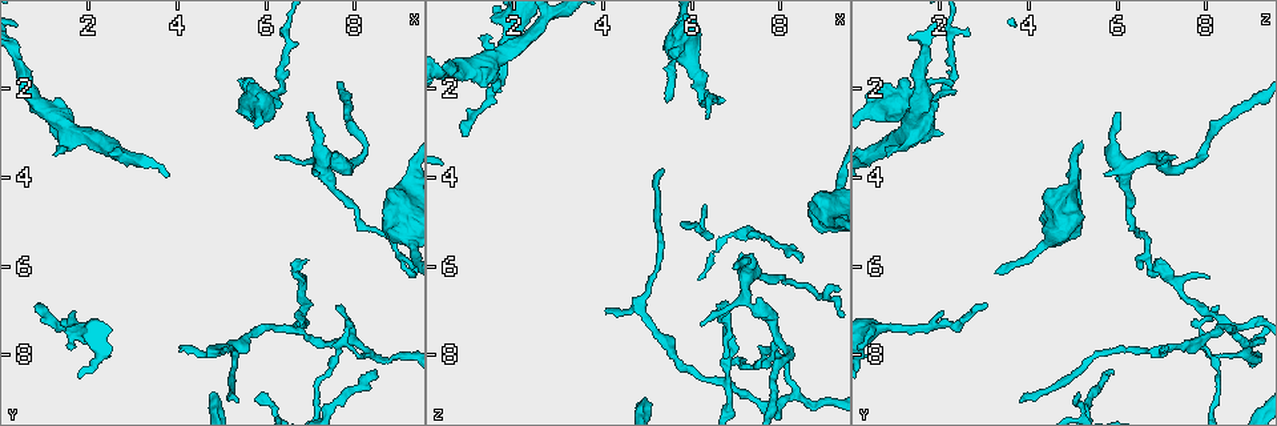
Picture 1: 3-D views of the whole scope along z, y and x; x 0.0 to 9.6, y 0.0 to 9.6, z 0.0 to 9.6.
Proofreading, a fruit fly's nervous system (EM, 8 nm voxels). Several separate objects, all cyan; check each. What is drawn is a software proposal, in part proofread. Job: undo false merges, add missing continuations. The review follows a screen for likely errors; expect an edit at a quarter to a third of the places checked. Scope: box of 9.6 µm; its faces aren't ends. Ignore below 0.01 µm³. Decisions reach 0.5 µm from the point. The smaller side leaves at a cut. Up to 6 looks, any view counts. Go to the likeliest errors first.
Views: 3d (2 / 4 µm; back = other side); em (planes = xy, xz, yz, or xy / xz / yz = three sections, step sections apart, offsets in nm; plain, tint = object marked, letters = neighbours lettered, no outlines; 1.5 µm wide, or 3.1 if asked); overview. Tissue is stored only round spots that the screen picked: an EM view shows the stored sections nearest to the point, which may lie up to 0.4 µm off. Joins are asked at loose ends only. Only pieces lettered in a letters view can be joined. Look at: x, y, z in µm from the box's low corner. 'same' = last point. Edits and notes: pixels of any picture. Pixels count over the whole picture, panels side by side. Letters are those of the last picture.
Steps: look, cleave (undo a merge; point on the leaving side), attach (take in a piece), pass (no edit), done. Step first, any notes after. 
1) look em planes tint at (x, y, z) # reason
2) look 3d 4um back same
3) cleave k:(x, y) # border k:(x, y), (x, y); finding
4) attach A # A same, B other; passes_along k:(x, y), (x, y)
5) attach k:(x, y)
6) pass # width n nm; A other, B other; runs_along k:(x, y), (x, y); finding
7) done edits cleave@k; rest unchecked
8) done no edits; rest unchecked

look em planes letters at (6.75, 7.40, 8.65) # abrupt turn

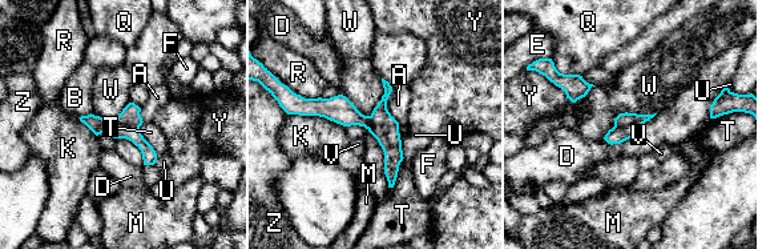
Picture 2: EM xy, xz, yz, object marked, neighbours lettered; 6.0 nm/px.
cleave 2:(96, 124) # A other, B other, D other, E other, F other, K other, M other, Q other, R other, T other, U other, V other, W other, Y other, Z other; part_leaving 2:(84, 119), (129, 132), (150, 161); a second neuron is stuck on

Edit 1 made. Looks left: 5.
look overview

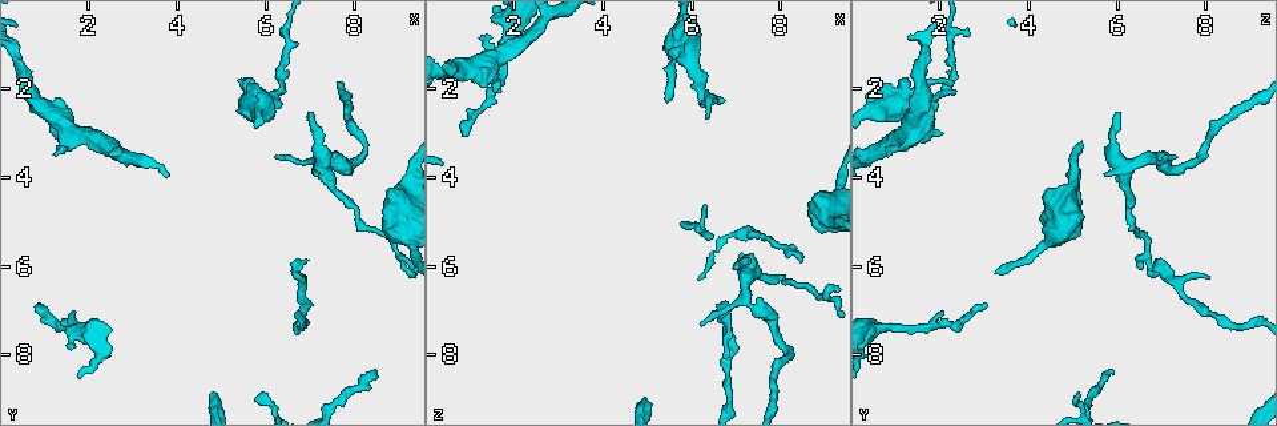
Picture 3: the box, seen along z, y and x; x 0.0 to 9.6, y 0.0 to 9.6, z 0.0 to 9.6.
look 3d 2um back at (7.35, 3.60, 6.90) # narrows sharply

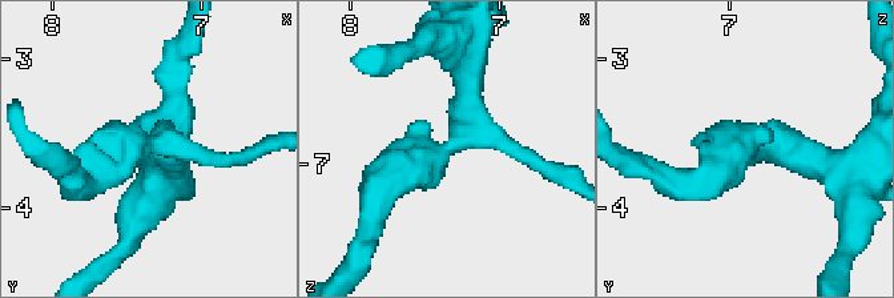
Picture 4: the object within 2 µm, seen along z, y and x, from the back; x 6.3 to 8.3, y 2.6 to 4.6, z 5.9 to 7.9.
look em planes letters at (7.42, 3.56, 6.94)

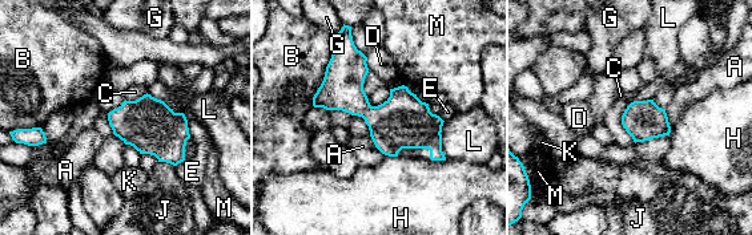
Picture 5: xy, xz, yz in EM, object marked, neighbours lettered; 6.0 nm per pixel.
pass # longest_contact B 420 nm; A other, B other, C other, D other, E other, G other, H other, J other, K other, L other, M other; border 5:(147, 92), (135, 100), (125, 100); continuous, no second neuron

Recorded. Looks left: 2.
done edits cleave@2; rest unchecked

